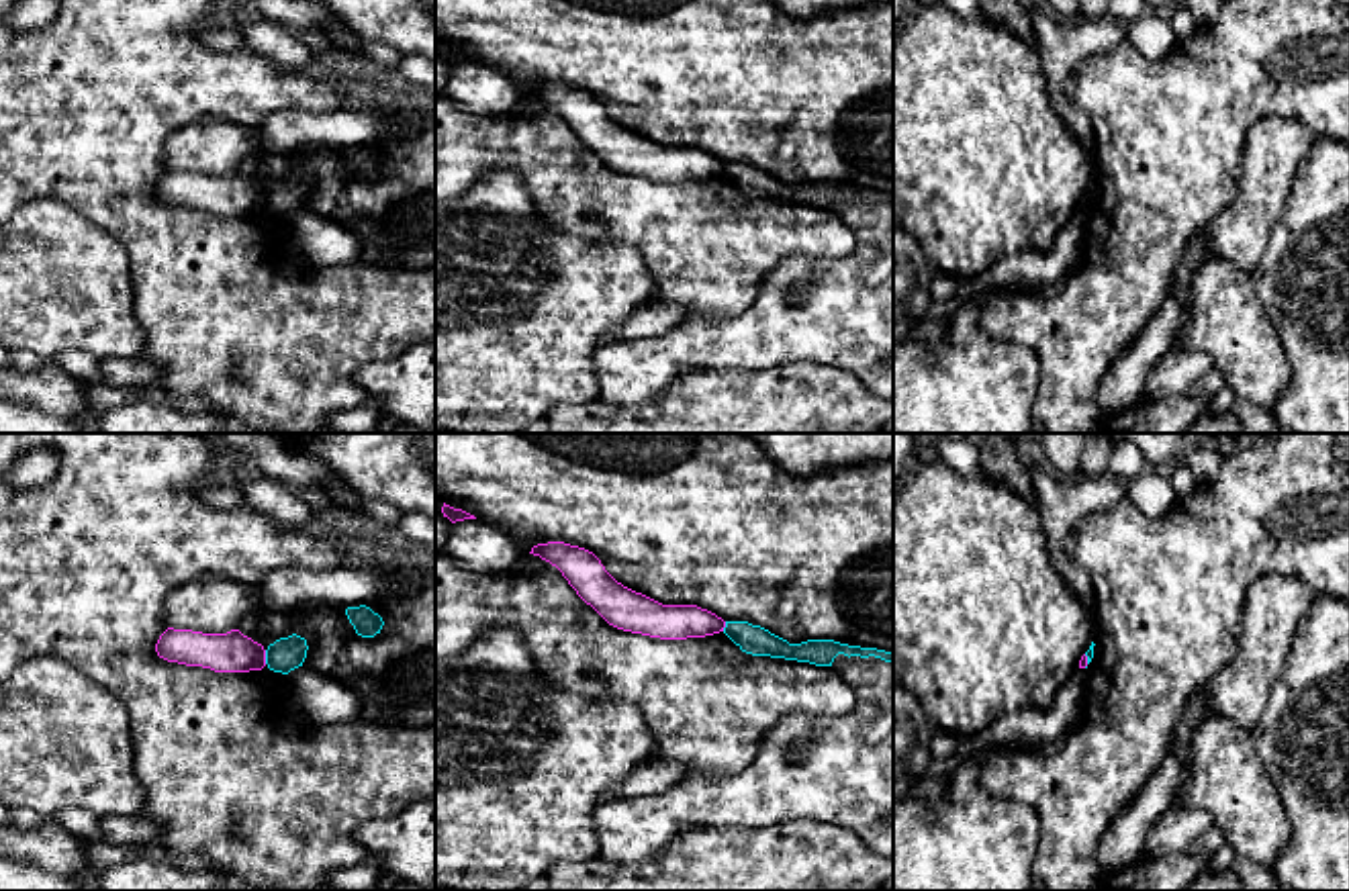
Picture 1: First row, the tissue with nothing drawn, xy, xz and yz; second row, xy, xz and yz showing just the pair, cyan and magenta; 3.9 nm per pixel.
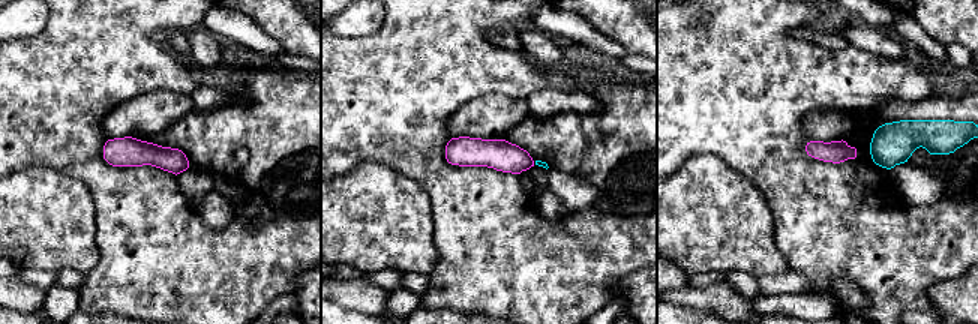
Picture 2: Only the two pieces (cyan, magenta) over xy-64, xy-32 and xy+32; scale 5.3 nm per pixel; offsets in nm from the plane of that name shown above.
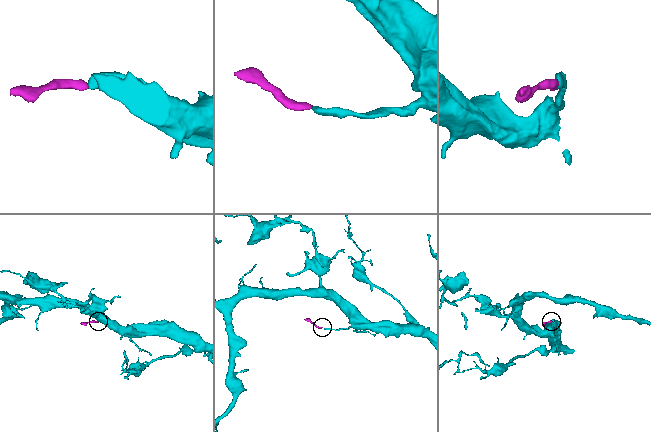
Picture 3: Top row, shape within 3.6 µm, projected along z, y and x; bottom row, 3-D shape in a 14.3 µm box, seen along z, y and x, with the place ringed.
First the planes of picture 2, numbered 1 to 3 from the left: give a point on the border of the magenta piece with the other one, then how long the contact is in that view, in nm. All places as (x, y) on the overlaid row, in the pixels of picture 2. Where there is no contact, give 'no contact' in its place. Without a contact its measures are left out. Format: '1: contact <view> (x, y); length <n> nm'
1: no contact
2: no contact
3: no contact

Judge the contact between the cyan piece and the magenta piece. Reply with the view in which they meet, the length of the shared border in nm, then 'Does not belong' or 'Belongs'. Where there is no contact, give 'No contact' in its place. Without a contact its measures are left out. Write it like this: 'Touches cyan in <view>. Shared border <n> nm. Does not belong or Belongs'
Touches cyan in xy. Shared border 60 nm. Does not belong

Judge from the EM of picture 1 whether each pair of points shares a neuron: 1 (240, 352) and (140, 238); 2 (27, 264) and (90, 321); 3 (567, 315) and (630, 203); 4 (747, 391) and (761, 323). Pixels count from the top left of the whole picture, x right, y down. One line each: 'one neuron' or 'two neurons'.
1: one neuron
2: one neuron
3: two neurons
4: two neurons

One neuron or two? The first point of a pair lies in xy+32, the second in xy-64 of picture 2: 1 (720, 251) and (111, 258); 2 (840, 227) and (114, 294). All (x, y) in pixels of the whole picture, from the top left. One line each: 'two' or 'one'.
1: two
2: one

